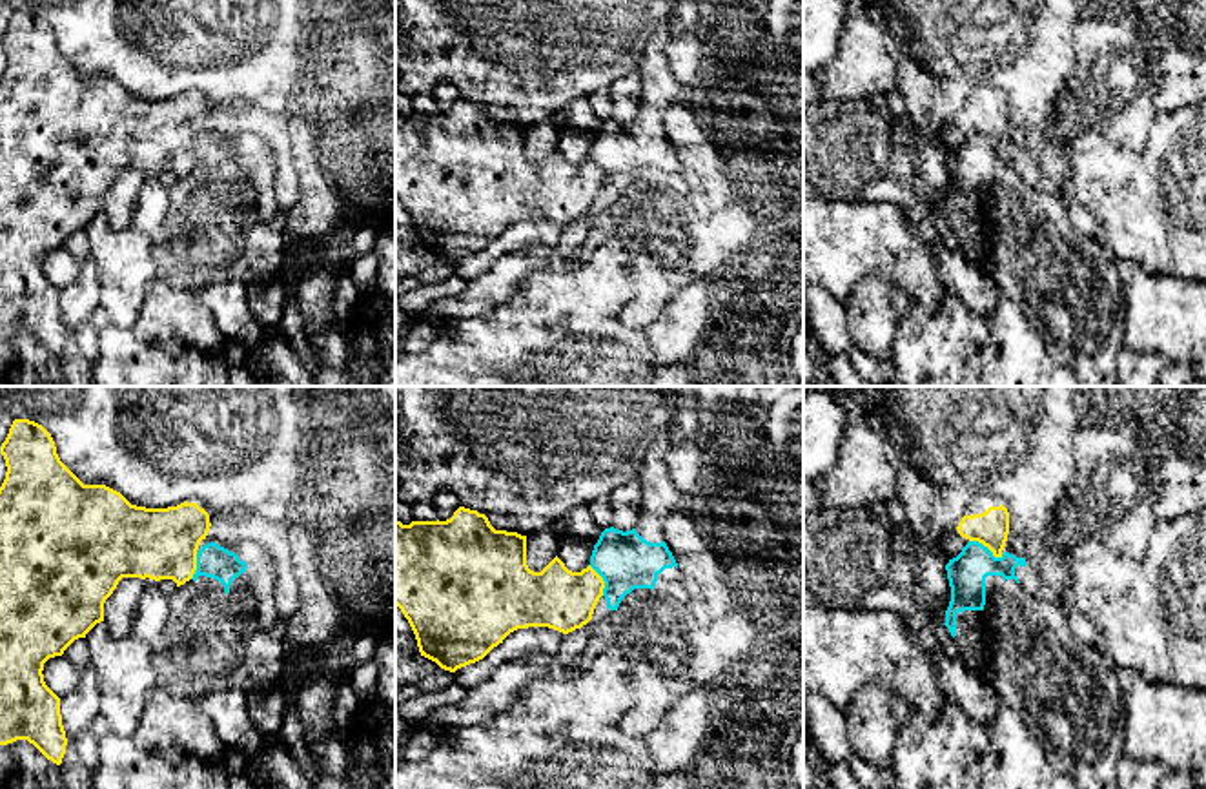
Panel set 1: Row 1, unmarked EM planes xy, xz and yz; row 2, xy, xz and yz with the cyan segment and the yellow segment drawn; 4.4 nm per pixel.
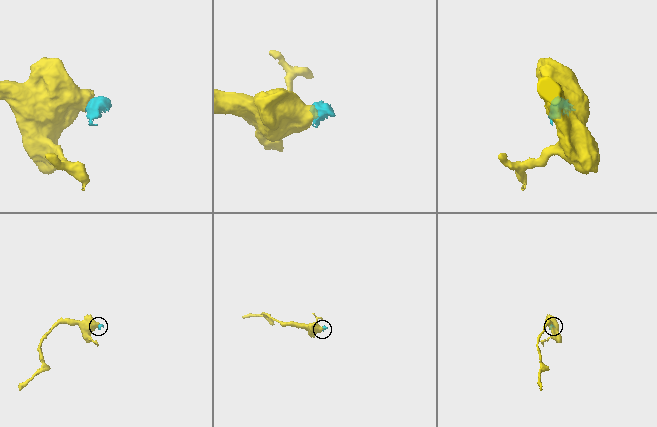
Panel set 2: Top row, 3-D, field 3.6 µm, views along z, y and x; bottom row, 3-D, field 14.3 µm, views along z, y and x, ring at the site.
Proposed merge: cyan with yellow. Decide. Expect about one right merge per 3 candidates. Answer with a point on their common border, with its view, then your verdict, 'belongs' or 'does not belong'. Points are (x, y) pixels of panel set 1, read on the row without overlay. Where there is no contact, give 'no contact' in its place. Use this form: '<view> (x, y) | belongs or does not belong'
yz (986, 139) | does not belong

